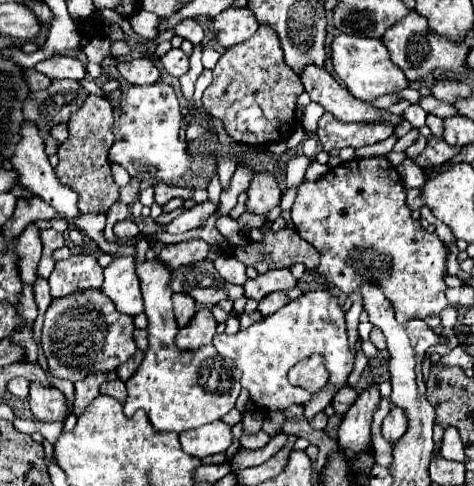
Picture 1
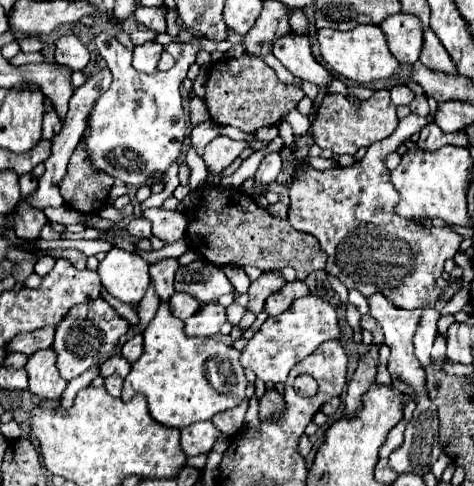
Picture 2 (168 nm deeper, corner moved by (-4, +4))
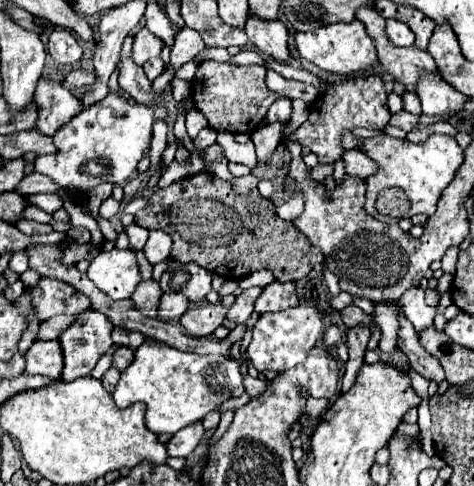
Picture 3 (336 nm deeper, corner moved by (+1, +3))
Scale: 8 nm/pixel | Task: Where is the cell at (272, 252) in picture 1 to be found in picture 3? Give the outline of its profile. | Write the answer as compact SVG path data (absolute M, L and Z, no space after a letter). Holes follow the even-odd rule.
M201 172L197 176L187 176L173 182L167 188L141 188L139 198L147 200L147 206L135 214L135 222L147 230L163 230L173 238L169 258L179 262L195 262L209 270L211 274L223 278L243 278L257 270L271 270L275 280L279 282L295 282L305 278L315 264L323 262L323 254L315 248L305 234L301 234L291 222L285 222L277 216L273 198L263 198L257 188L249 194L233 192L233 184L227 180L217 178L215 174Z

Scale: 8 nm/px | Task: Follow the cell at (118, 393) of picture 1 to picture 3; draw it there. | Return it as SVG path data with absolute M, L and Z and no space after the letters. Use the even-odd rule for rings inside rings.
M113 366L103 374L103 378L101 378L101 382L103 382L103 386L105 386L105 390L109 392L109 394L113 394L115 392L115 386L117 386L117 382L119 382L119 370L115 370Z

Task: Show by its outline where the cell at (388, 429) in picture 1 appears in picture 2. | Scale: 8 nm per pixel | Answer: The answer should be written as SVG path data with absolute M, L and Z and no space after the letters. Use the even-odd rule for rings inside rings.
M402 419L390 433L388 433L388 439L386 439L386 445L380 449L380 457L388 457L400 443L402 443L402 433L404 433L404 427L406 427L406 419Z

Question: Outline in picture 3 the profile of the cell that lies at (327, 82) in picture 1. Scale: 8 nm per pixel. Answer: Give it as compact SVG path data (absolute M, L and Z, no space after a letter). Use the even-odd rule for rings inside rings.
M249 14L245 22L245 30L251 44L263 54L273 56L275 60L281 60L281 62L291 60L289 48L287 48L289 32L281 20L265 20Z

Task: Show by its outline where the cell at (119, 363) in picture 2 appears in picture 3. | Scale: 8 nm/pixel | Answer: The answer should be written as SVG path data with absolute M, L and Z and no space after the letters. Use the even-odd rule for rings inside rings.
M125 346L117 348L117 352L113 356L113 366L123 372L131 362L133 362L133 350L131 348L125 348Z

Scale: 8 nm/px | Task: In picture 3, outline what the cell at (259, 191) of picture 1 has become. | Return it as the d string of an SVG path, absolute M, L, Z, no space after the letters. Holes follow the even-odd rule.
M273 122L273 124L265 124L265 126L259 126L257 130L253 130L251 140L255 142L259 162L267 162L271 158L271 154L275 152L275 148L281 140L285 124L287 122Z

